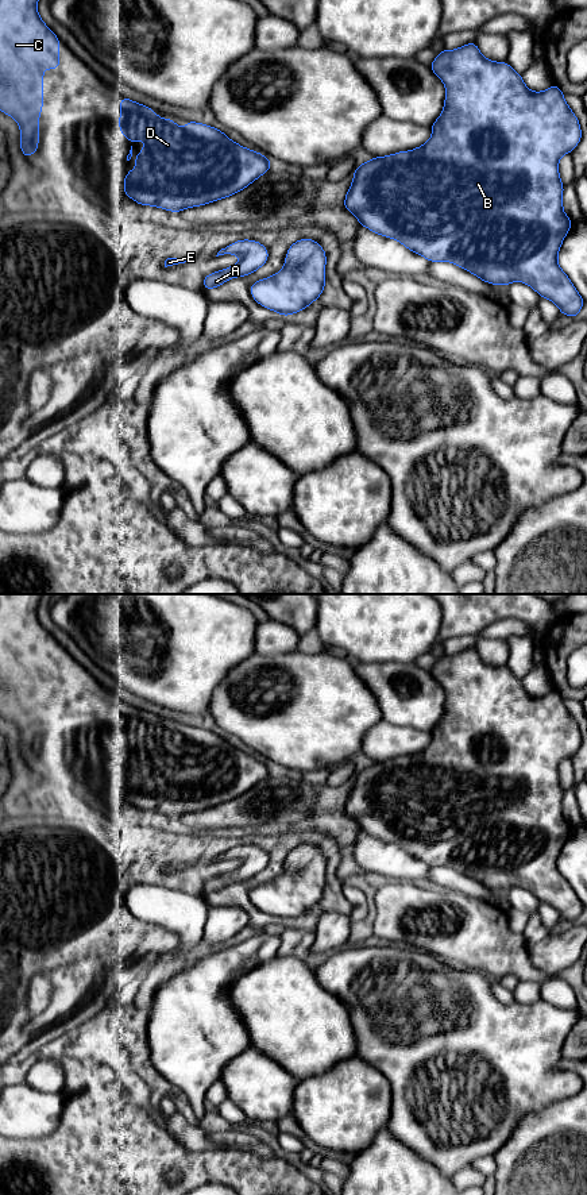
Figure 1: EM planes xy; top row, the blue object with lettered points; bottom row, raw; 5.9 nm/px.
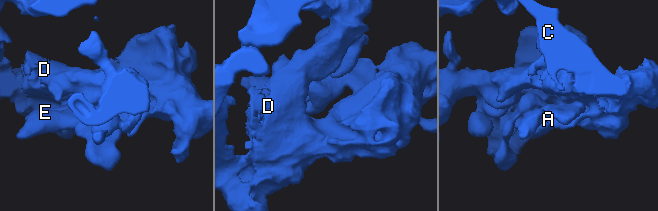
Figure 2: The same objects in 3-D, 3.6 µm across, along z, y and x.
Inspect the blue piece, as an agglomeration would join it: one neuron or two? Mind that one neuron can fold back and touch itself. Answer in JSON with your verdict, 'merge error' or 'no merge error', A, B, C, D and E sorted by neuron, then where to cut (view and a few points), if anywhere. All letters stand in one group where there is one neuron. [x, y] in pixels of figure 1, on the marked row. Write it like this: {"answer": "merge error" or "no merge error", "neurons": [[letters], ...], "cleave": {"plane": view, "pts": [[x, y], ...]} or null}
{"answer": "no merge error", "neurons": [["A", "B", "C", "D", "E"]], "cleave": null}

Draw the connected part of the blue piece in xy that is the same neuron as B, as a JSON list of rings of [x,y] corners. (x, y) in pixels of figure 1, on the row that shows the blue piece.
[[[475,42],[467,43],[456,50],[443,50],[429,66],[444,82],[447,92],[444,109],[430,126],[432,138],[414,150],[399,151],[387,157],[374,157],[371,161],[362,163],[354,171],[354,181],[344,198],[344,208],[350,211],[363,227],[401,242],[406,248],[422,255],[429,262],[452,262],[487,284],[507,286],[514,281],[524,282],[534,289],[540,297],[553,301],[561,315],[576,319],[586,301],[557,263],[557,254],[563,239],[572,225],[572,220],[563,211],[564,185],[561,184],[557,165],[560,158],[567,153],[572,153],[582,139],[579,120],[565,103],[564,93],[555,84],[542,92],[529,90],[521,74],[513,70],[507,62],[486,59]]]

